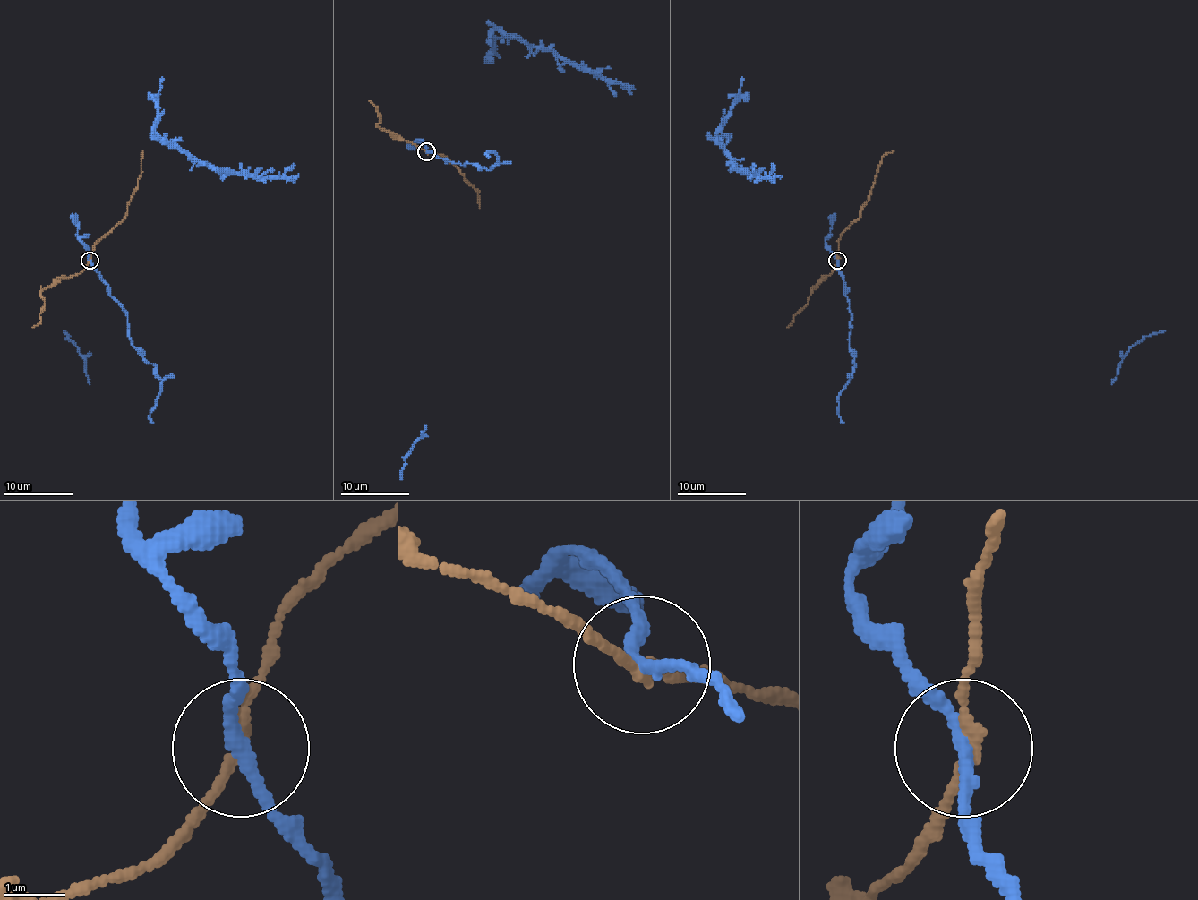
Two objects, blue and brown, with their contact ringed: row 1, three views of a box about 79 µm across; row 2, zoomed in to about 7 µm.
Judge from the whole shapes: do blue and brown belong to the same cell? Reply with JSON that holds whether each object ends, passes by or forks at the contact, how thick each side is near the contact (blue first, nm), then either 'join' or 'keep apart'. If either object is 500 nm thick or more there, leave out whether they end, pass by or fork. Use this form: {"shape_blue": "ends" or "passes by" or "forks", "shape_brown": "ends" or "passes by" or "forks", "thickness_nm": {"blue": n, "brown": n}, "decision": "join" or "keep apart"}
{"shape_blue": "passes by", "shape_brown": "passes by", "thickness_nm": {"blue": 200, "brown": 150}, "decision": "keep apart"}

